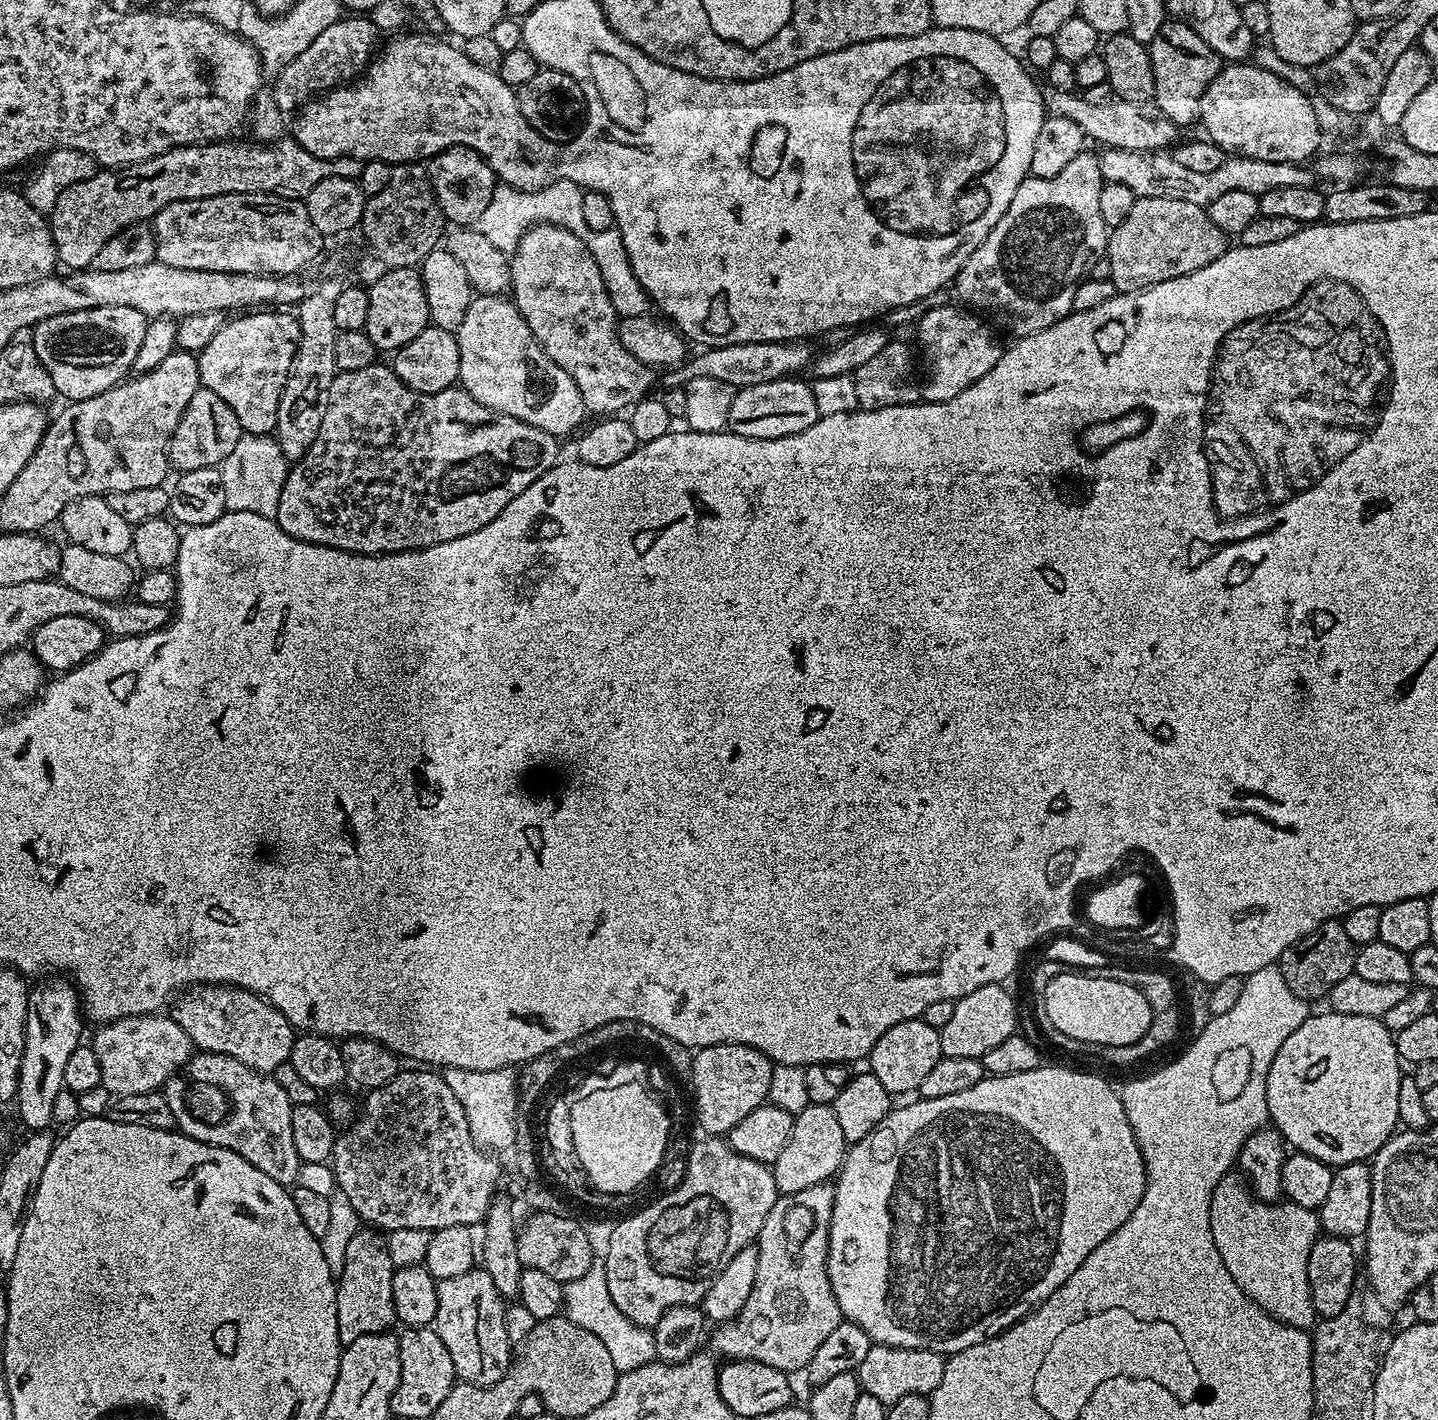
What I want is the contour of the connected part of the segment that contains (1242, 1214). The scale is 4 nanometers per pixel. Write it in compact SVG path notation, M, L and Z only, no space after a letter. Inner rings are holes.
M1231 1172L1222 1178L1211 1196L1210 1228L1214 1244L1218 1254L1221 1255L1222 1262L1226 1265L1226 1270L1248 1298L1261 1310L1286 1325L1304 1331L1315 1325L1318 1317L1310 1298L1308 1268L1310 1250L1316 1244L1320 1227L1319 1215L1313 1209L1298 1206L1287 1200L1263 1201L1252 1195L1249 1185L1239 1173Z

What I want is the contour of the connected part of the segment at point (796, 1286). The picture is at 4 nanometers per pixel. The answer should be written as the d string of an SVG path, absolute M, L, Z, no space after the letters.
M825 1182L810 1186L810 1190L798 1190L781 1195L774 1202L774 1210L766 1214L758 1241L758 1270L754 1290L746 1298L746 1306L734 1320L721 1323L712 1336L712 1348L729 1360L757 1360L789 1374L807 1369L814 1350L842 1323L840 1307L834 1298L834 1290L828 1277L828 1231L834 1206L835 1187Z

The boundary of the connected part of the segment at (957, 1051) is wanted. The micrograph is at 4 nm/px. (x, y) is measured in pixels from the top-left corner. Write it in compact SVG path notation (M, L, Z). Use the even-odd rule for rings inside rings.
M1004 984L978 986L978 990L956 1001L950 1022L939 1028L941 1056L980 1060L986 1050L994 1050L994 1046L1006 1042L1006 1038L1017 1035L1016 1000L1006 989Z

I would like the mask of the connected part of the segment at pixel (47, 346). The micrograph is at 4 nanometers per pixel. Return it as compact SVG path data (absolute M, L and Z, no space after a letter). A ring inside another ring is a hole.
M102 306L94 310L78 310L46 318L41 324L31 329L30 339L42 366L50 374L57 393L65 401L94 398L114 385L121 383L132 372L134 358L138 358L138 349L142 347L142 337L146 334L149 317L143 316L130 306Z

